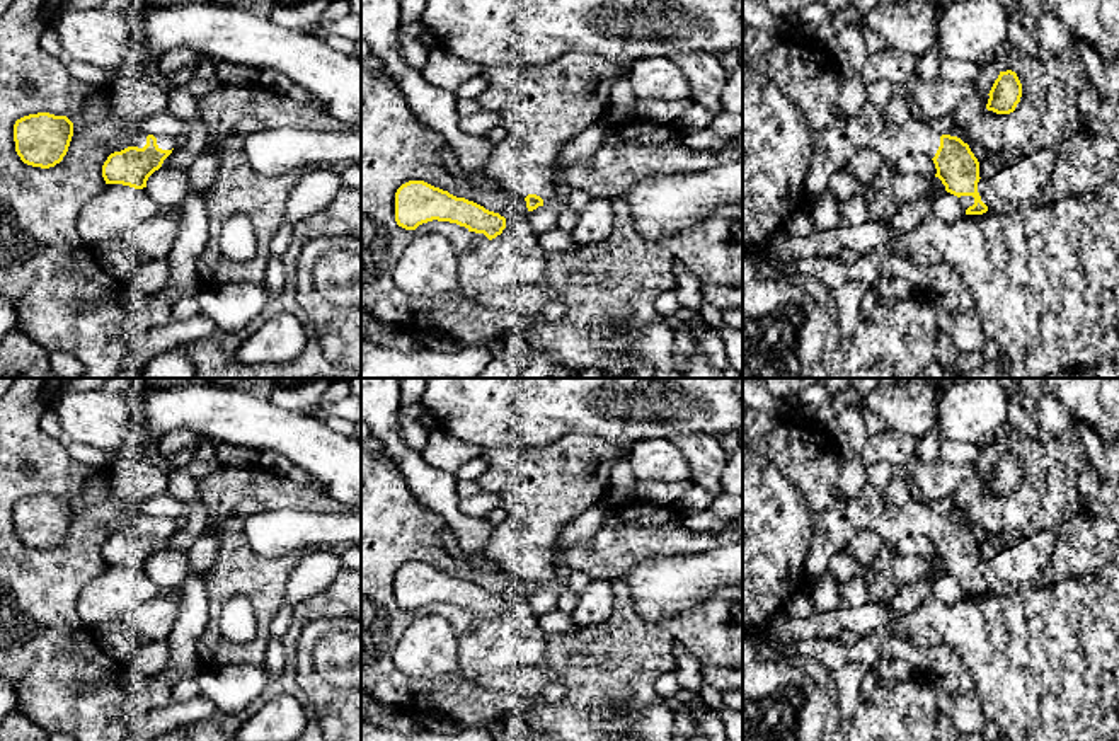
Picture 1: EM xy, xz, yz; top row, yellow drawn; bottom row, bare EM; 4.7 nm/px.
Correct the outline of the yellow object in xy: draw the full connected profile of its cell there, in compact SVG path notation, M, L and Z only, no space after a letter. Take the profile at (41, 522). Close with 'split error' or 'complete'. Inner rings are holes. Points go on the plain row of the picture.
M37 494L14 506L15 533L24 545L32 549L49 550L60 545L72 518L73 504L66 497Z; complete

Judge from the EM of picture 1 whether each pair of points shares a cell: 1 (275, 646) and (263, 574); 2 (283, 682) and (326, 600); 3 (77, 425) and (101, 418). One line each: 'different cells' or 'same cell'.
1: different cells
2: same cell
3: same cell

